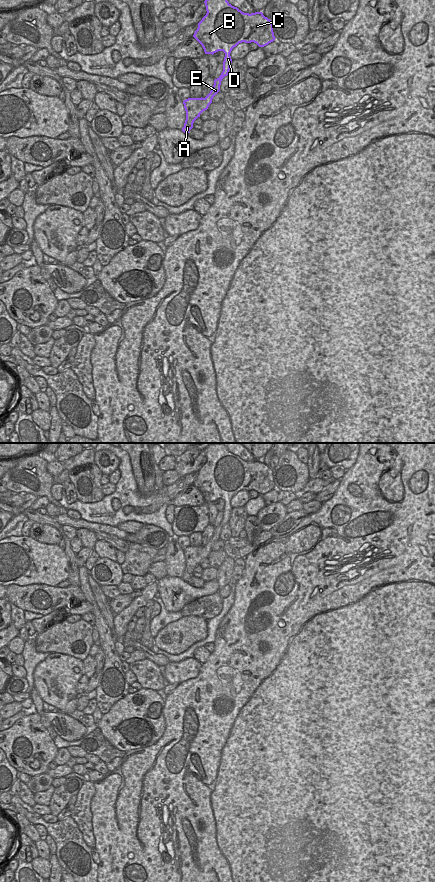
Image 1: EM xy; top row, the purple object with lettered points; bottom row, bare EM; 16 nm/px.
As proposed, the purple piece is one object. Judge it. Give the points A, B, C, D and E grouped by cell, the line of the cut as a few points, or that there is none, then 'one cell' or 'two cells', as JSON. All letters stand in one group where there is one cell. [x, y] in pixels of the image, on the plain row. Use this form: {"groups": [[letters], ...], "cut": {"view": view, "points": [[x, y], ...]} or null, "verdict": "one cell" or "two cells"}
{"groups": [["A", "E"], ["B", "C", "D"]], "cut": {"view": "xy", "points": [[221, 521], [224, 524]]}, "verdict": "two cells"}

